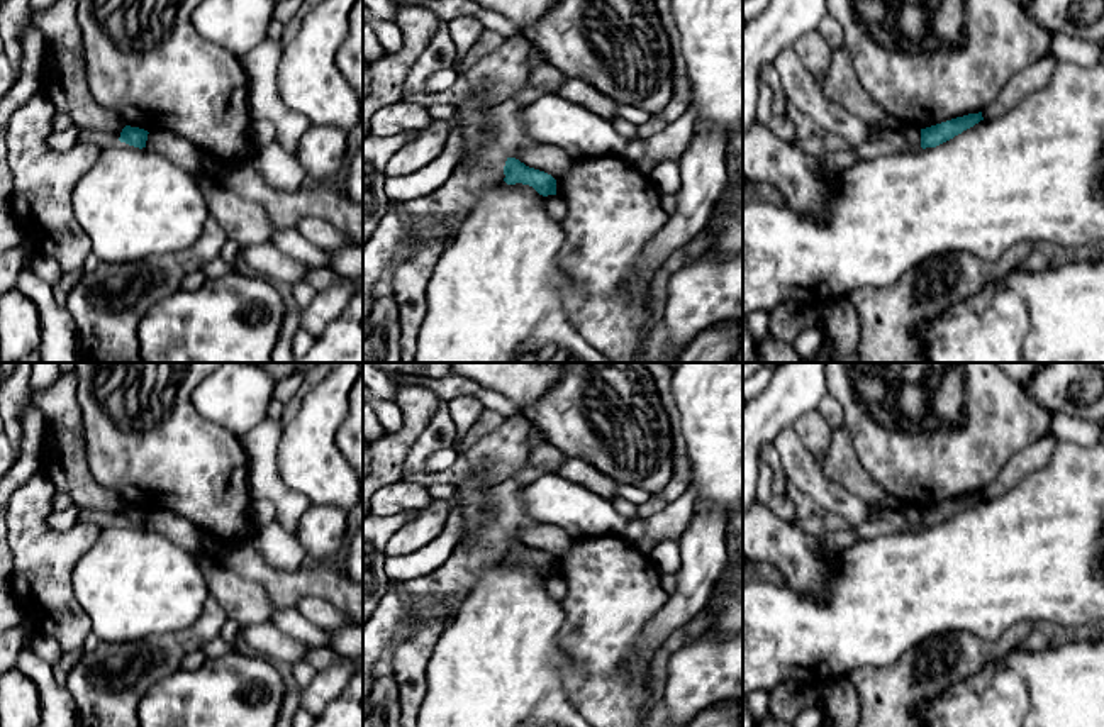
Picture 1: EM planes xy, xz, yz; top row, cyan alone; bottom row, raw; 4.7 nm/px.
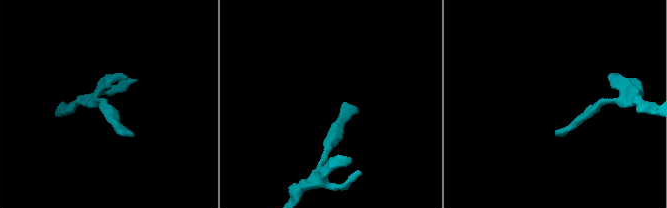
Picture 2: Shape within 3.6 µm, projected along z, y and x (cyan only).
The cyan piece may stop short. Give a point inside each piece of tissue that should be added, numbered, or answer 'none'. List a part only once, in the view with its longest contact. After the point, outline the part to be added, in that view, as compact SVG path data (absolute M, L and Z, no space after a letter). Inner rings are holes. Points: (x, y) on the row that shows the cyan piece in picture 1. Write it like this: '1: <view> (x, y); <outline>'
none

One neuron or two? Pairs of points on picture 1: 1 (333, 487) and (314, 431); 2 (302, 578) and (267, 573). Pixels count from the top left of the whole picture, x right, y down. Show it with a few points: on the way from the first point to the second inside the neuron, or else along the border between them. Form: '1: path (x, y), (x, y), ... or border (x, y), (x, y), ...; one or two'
1: path (323, 473), (314, 465), (314, 444); one
2: path (294, 580), (275, 580); one

